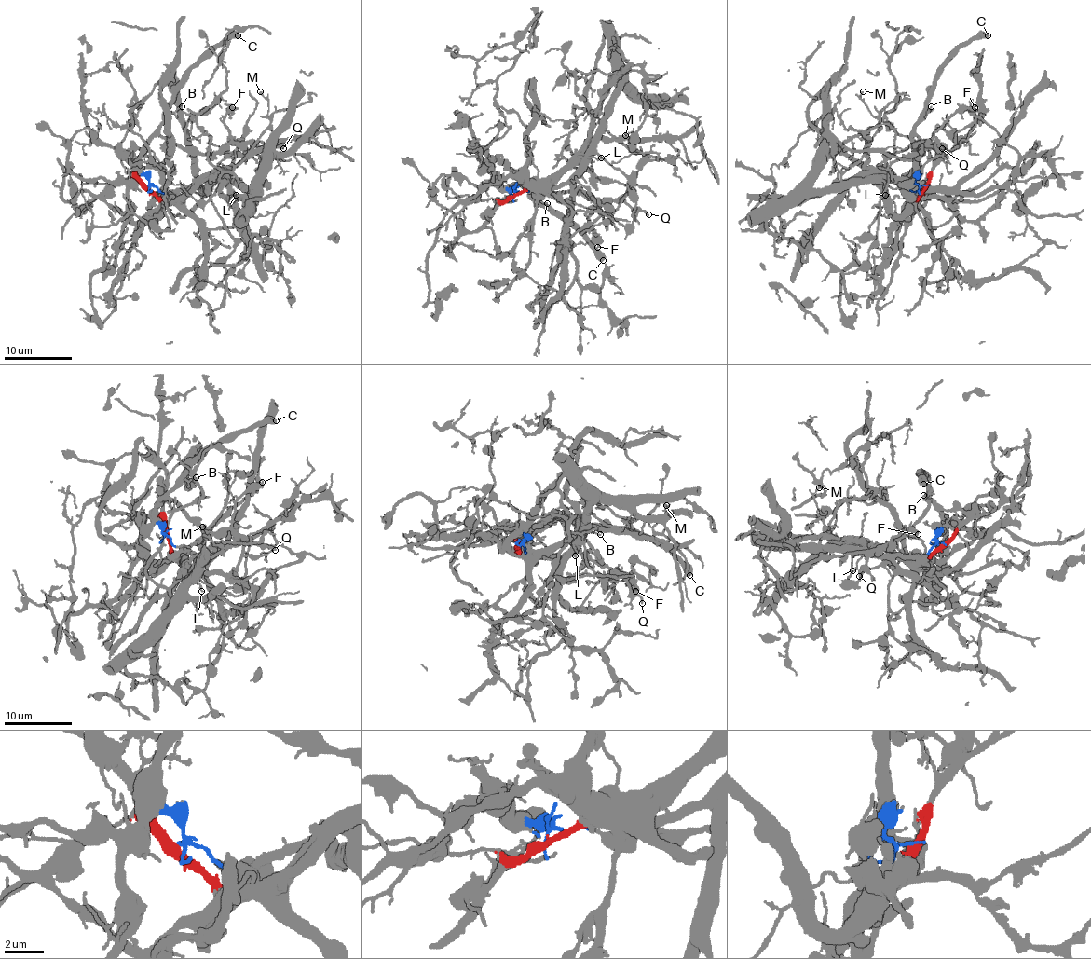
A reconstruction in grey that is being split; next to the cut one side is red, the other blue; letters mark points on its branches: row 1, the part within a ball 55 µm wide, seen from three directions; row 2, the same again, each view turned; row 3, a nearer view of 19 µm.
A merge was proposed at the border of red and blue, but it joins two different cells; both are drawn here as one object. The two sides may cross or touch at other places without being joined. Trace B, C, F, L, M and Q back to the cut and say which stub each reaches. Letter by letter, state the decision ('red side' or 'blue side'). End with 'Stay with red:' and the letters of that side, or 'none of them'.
B: blue side
C: blue side
F: blue side
L: red side
M: red side
Q: blue side
Stay with red: L, M

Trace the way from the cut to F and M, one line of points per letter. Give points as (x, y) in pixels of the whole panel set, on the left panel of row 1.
F: (148, 186), (141, 147), (153, 135), (185, 149), (217, 154), (231, 140), (225, 118), (233, 106)
M: (148, 186), (165, 201), (182, 201), (206, 177), (217, 176), (238, 164), (270, 123), (268, 102), (260, 91)

